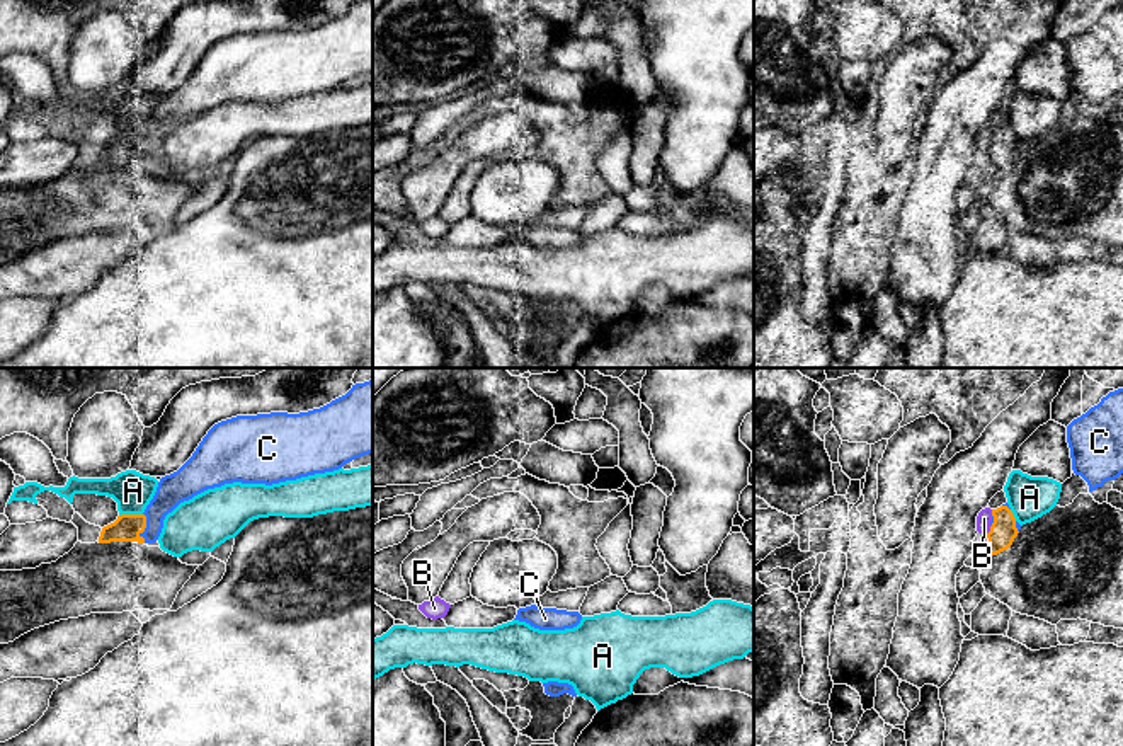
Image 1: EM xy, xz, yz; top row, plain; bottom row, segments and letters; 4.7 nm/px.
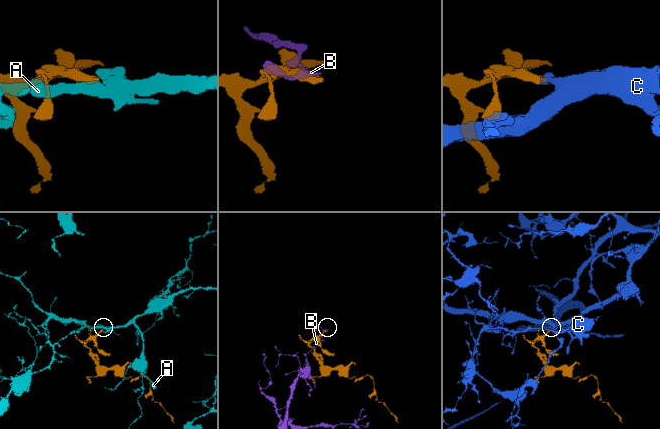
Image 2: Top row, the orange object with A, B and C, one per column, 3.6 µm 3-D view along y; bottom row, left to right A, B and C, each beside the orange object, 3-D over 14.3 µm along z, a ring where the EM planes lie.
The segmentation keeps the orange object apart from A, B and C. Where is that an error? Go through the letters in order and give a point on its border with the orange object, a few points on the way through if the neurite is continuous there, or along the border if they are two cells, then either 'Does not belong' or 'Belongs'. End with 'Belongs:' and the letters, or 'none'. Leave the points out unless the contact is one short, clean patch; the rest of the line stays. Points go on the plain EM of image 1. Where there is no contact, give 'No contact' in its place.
A: Touches orange at xy (130, 133). Does not belong
B: Touches orange at yz (991, 149). Does not belong
C: Touches orange at xy (145, 145). Belongs
Belongs: C

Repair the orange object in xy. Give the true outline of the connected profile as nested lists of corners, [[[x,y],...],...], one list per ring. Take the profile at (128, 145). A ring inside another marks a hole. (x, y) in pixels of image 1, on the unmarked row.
[[[373,0],[356,2],[330,22],[299,32],[271,31],[237,34],[214,43],[192,75],[174,92],[160,97],[157,111],[143,133],[121,133],[102,146],[99,162],[155,162],[163,138],[180,121],[225,102],[279,102],[342,87],[373,72]]]

